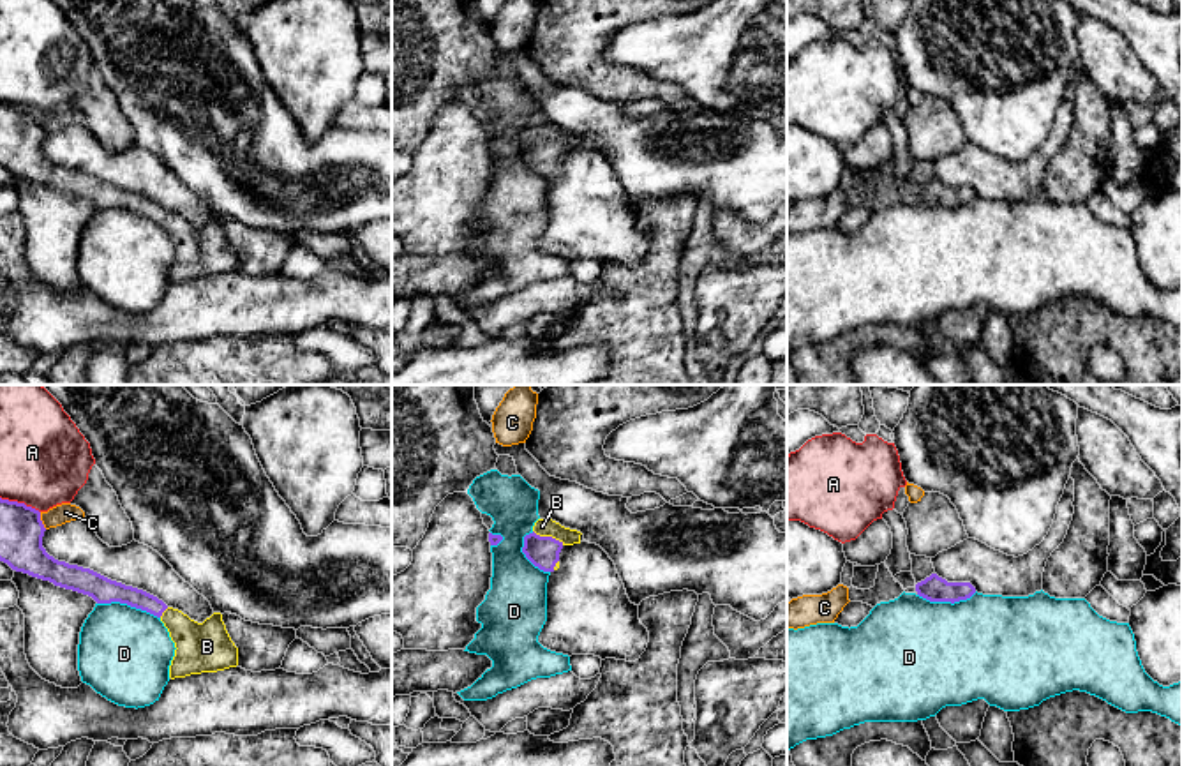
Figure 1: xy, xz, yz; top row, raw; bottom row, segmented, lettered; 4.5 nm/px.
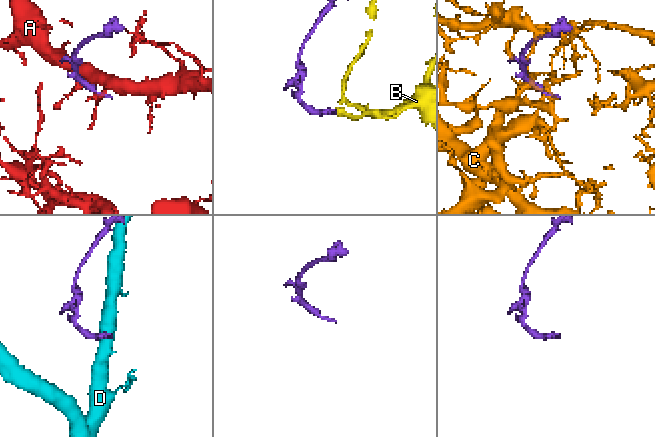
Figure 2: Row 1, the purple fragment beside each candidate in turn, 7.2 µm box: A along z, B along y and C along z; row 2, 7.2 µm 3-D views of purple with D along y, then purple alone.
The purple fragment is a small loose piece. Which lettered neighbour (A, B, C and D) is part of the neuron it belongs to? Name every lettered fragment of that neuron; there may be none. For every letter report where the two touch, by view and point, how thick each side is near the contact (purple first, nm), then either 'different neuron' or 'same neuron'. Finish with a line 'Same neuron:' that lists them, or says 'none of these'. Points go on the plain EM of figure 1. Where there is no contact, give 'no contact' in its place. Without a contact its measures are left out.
A: xy (20, 108) | 200/400 nm | different neuron
B: xz (549, 142) | 140/80 nm | same neuron
C: xy (41, 126) | 200/90 nm | different neuron
D: xy (129, 209) | 120/420 nm | different neuron
Same neuron: B

